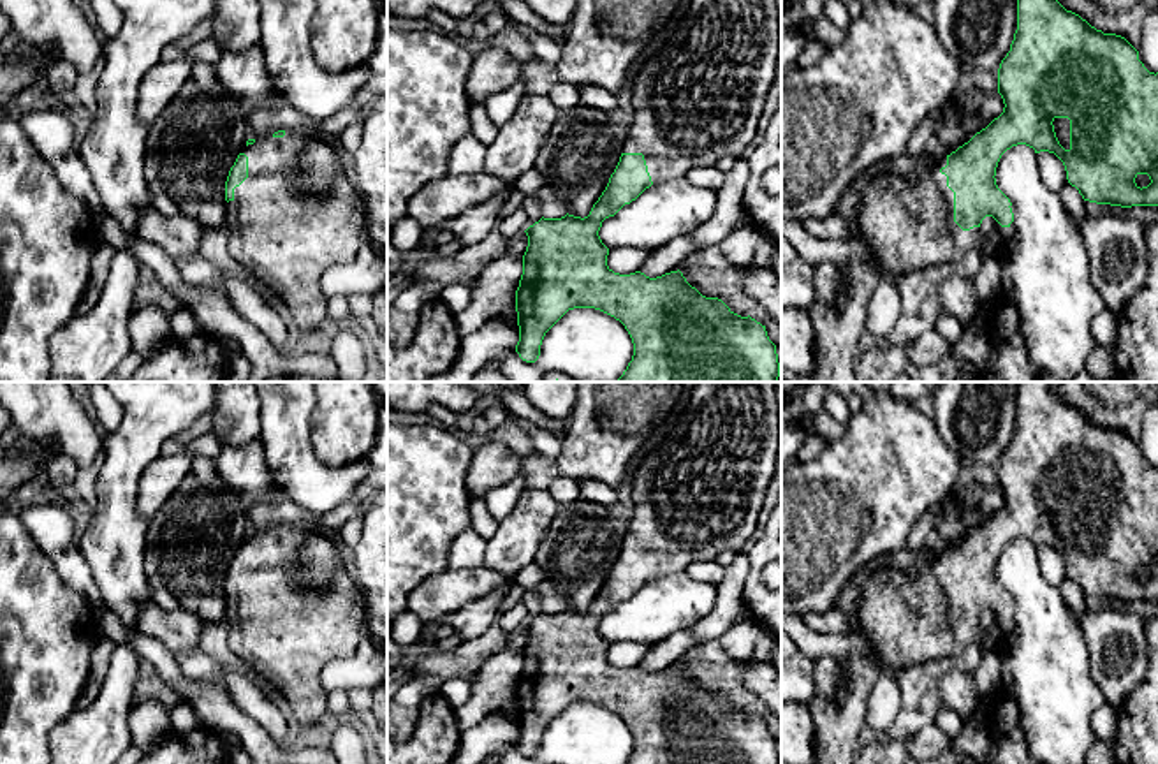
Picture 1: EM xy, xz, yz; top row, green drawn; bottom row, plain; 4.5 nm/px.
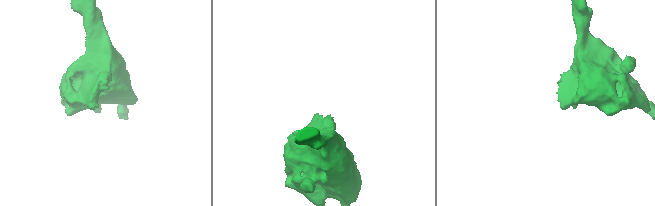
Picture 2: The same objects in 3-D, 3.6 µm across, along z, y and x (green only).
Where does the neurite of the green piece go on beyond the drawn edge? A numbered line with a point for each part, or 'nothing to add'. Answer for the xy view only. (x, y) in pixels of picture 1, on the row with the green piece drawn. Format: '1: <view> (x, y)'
1: xy (298, 213)

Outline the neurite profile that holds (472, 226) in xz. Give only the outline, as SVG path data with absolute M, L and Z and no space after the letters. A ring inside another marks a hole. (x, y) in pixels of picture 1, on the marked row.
M509 181L509 188L502 194L489 197L486 202L477 204L463 211L461 215L447 220L443 227L454 234L454 239L463 246L482 241L496 225L503 215L503 202L514 190L514 183Z

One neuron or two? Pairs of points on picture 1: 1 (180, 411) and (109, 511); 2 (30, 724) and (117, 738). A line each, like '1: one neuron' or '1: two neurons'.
1: one neuron
2: two neurons

